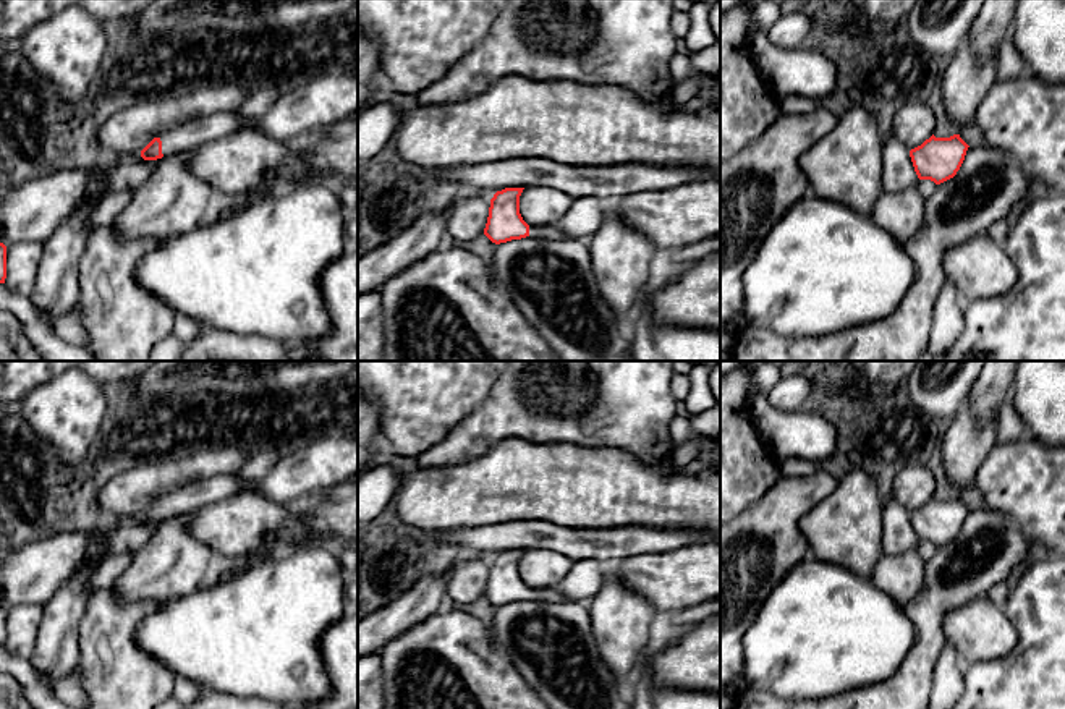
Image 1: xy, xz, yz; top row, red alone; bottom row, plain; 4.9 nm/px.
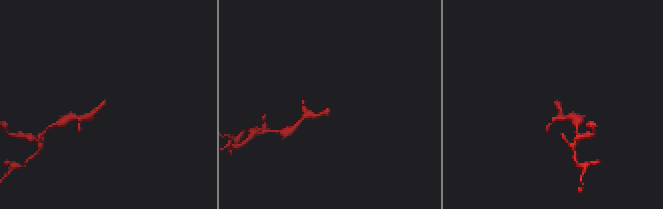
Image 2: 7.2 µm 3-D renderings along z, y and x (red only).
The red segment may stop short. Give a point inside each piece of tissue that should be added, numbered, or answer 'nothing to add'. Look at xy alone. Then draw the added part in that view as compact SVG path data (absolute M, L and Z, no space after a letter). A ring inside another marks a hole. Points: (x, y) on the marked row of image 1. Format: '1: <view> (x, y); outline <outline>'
1: xy (201, 130); outline M217 112L193 118L160 136L162 154L194 149L201 144L230 136L235 131L256 128L257 121L254 120L249 126L243 128L233 112Z

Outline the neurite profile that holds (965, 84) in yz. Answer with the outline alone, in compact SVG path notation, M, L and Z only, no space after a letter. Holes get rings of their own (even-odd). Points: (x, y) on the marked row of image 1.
M966 42L955 52L940 79L940 89L957 134L960 128L976 123L976 117L984 112L989 91L997 83L999 60L1000 53L997 52L981 65Z

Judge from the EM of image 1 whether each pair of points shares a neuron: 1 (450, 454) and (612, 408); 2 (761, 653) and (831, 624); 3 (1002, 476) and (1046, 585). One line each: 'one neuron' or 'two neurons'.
1: one neuron
2: one neuron
3: two neurons

